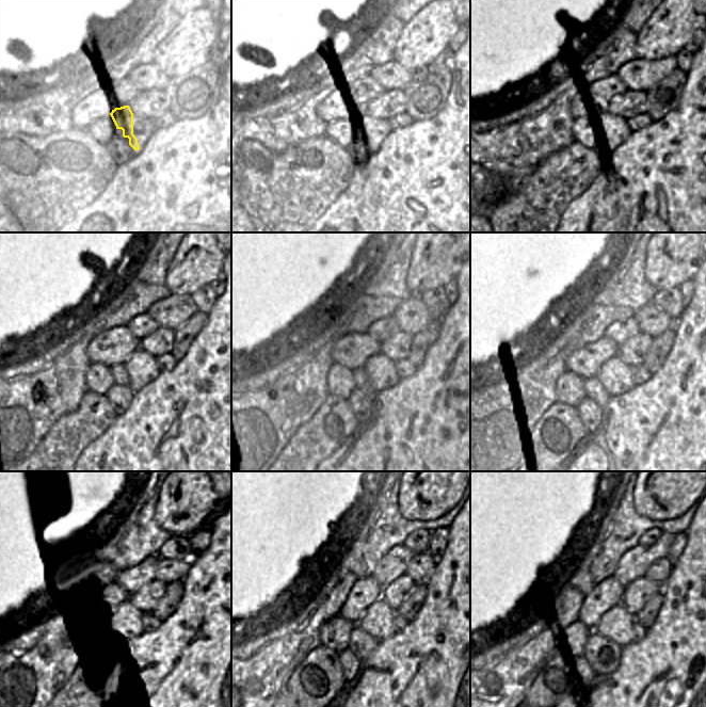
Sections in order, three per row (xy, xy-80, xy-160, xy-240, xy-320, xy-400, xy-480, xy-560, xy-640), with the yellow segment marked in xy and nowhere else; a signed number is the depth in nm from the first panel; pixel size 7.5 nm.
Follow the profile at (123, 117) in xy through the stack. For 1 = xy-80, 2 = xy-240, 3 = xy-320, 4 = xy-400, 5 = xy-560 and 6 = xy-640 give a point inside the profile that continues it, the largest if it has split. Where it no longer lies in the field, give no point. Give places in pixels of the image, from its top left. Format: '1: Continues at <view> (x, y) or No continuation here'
1: Continues at xy-80 (371, 140)
2: Continues at xy-240 (119, 372)
3: Continues at xy-320 (360, 380)
4: Continues at xy-400 (594, 389)
5: Continues at xy-560 (362, 644)
6: Continues at xy-640 (604, 655).

